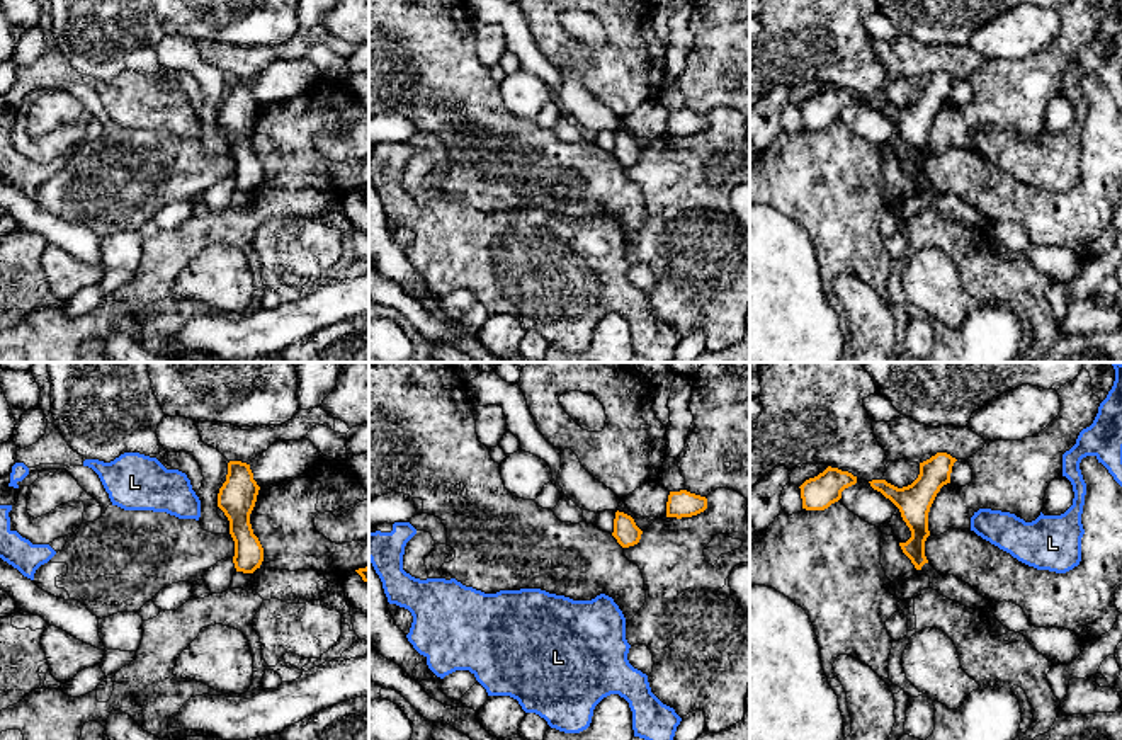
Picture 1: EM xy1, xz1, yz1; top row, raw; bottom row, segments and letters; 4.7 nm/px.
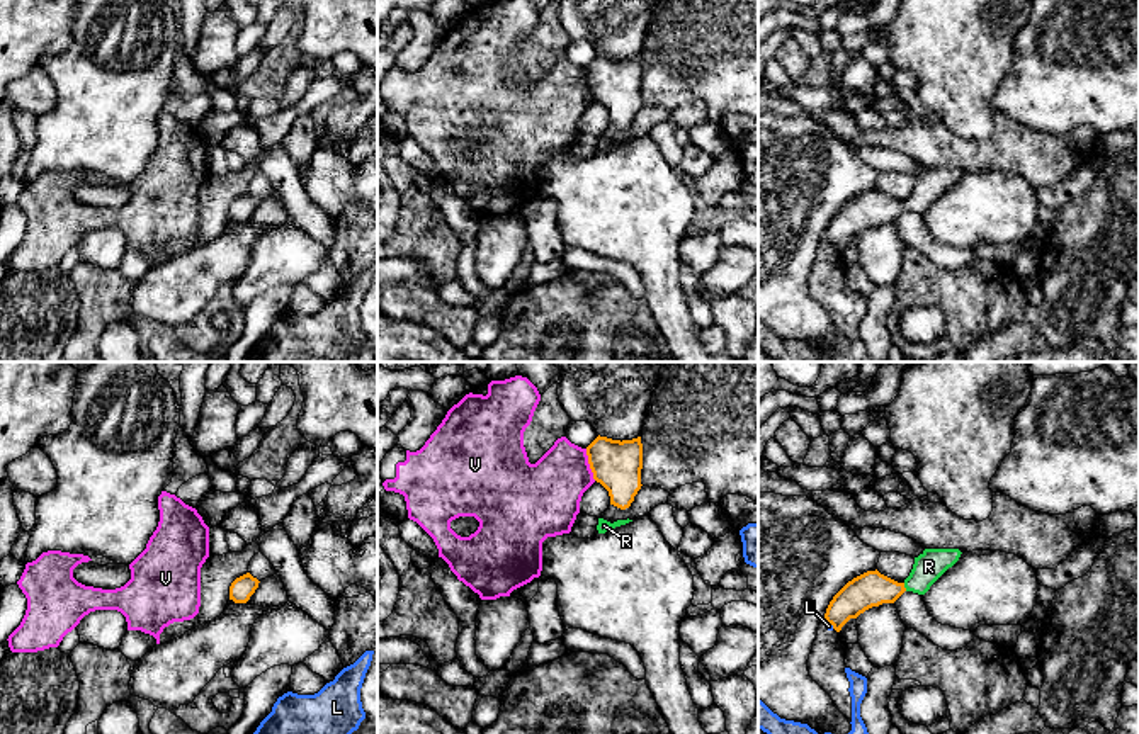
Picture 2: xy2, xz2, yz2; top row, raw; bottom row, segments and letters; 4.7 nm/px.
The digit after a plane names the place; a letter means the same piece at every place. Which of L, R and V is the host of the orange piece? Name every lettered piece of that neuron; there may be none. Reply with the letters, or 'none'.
R

